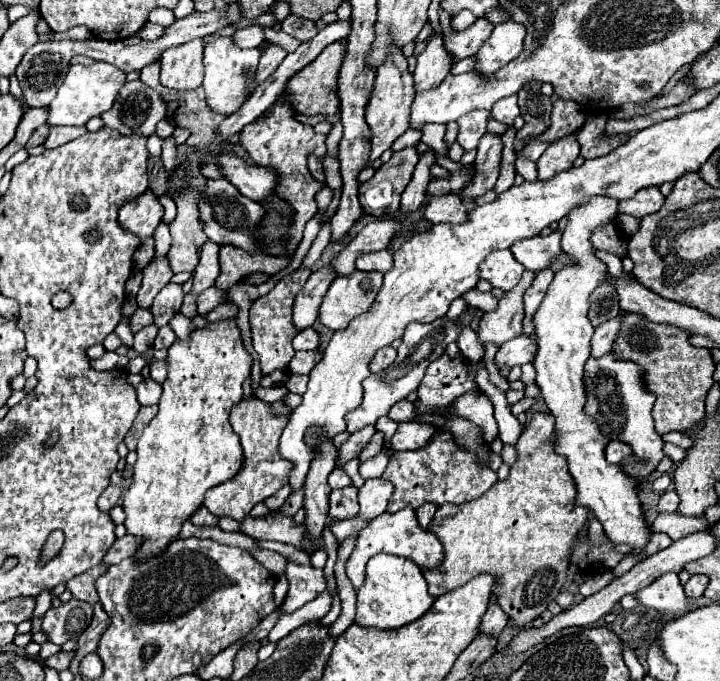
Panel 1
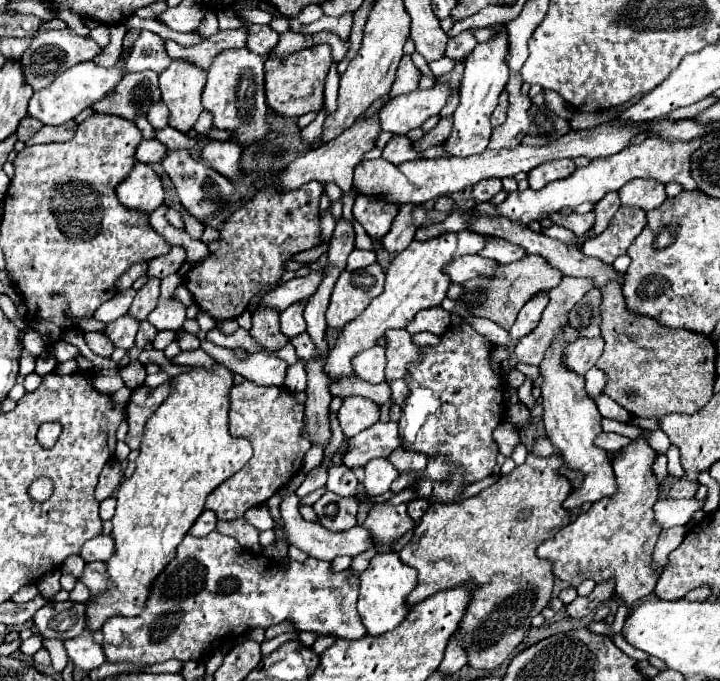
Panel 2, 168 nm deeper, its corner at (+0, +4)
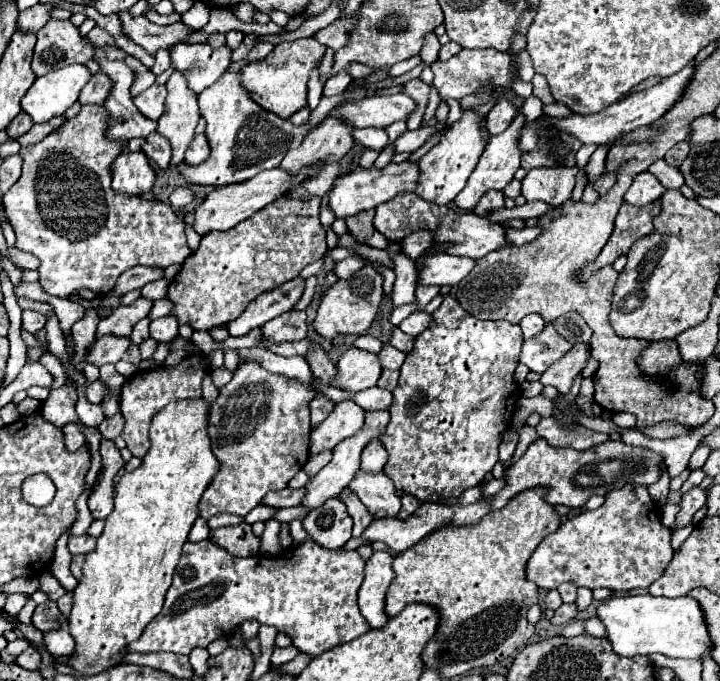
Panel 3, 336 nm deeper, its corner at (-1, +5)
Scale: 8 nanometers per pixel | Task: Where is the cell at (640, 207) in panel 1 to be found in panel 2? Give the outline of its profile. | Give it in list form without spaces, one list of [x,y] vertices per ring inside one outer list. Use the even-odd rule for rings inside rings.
[[[634,179],[634,181],[626,183],[618,193],[620,193],[622,205],[638,207],[644,211],[652,211],[652,209],[660,207],[666,199],[664,183],[660,183],[656,179]]]

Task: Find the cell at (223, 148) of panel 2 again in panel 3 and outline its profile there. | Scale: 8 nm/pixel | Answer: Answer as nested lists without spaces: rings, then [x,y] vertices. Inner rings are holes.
[[[199,134],[193,138],[191,146],[185,152],[185,162],[191,166],[199,166],[199,162],[205,162],[207,154],[211,154],[211,148],[207,146],[207,136]]]

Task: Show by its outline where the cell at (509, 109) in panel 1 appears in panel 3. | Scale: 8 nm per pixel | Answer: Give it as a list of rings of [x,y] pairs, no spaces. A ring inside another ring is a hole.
[[[499,98],[497,100],[497,104],[489,110],[489,114],[487,114],[487,130],[491,132],[491,134],[499,134],[499,132],[503,132],[509,124],[511,124],[511,120],[515,118],[515,108],[513,108],[513,104],[507,100],[507,98]]]

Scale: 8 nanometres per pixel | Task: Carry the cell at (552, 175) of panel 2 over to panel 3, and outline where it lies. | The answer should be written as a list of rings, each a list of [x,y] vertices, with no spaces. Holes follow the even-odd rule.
[[[553,166],[553,168],[535,168],[529,170],[527,176],[523,178],[523,188],[521,194],[527,200],[543,200],[553,206],[561,206],[563,202],[569,200],[573,186],[575,186],[575,176],[579,168],[573,166]]]

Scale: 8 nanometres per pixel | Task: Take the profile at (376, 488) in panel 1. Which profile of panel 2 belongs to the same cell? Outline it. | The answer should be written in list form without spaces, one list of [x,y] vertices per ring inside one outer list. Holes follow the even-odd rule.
[[[372,459],[370,463],[366,463],[364,471],[366,471],[364,487],[372,497],[390,491],[390,483],[398,477],[398,471],[394,469],[392,463],[388,463],[388,459]]]

